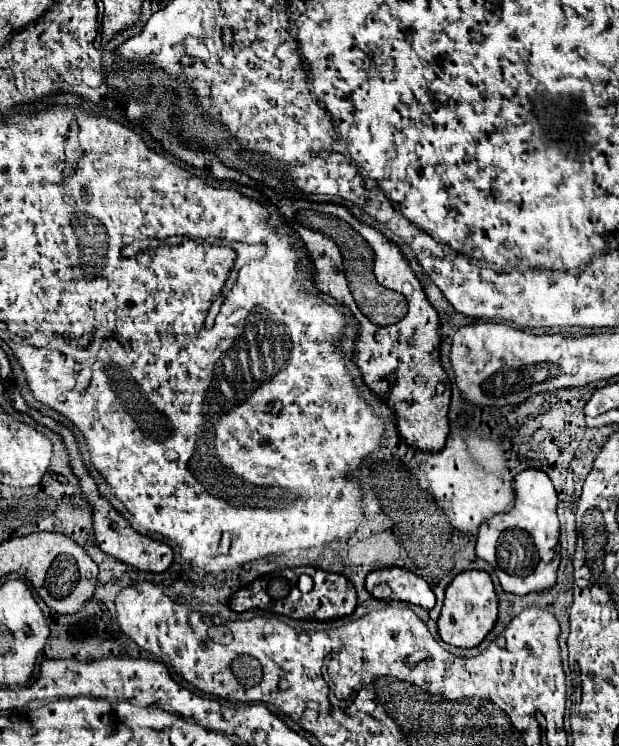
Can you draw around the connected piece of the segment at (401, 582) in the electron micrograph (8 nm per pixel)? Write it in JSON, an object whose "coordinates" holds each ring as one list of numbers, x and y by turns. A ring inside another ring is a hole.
{"coordinates":[[382,568,382,570,370,572,366,578,366,590,372,592,372,588,382,582,390,586,392,600,416,604,426,610,432,610,436,604,436,596,432,588,428,588,426,580,420,580,420,576,404,568]]}

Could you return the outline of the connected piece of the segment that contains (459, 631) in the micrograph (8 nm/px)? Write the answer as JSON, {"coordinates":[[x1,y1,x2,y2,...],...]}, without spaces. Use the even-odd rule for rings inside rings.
{"coordinates":[[482,570,460,572,446,588,444,606,438,620,440,638,446,644,452,644,458,648,476,648,492,632,496,620,498,620,498,596,494,592,490,574]]}

